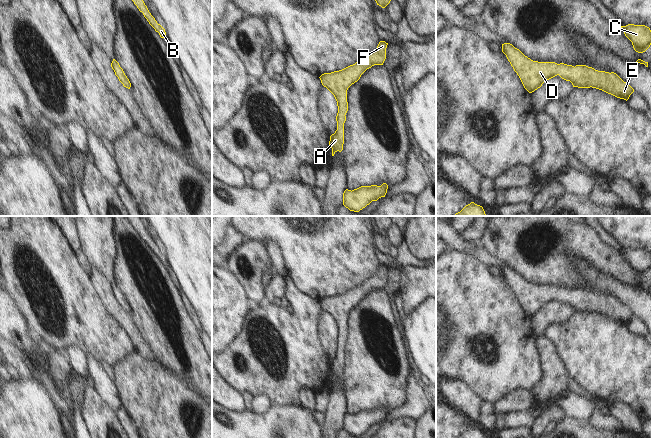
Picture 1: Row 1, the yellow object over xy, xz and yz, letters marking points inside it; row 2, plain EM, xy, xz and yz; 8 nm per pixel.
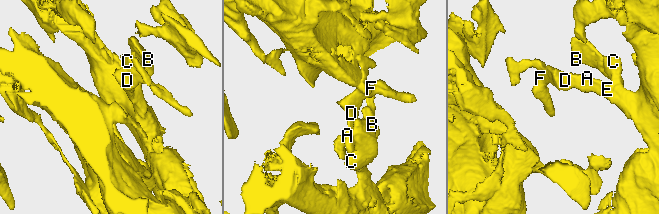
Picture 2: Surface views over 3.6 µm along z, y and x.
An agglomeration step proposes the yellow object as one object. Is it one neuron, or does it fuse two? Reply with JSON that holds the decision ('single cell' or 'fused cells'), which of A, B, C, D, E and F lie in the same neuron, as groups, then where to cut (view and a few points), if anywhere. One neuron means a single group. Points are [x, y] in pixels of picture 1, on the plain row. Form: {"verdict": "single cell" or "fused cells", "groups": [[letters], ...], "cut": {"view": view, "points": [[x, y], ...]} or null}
{"verdict": "single cell", "groups": [["A", "B", "C", "D", "E", "F"]], "cut": null}

